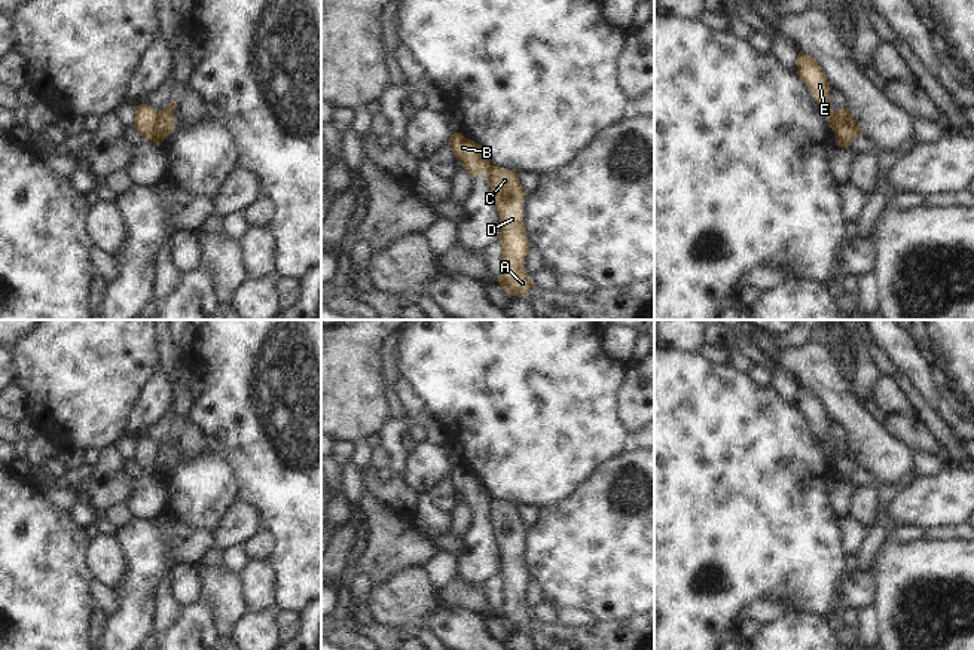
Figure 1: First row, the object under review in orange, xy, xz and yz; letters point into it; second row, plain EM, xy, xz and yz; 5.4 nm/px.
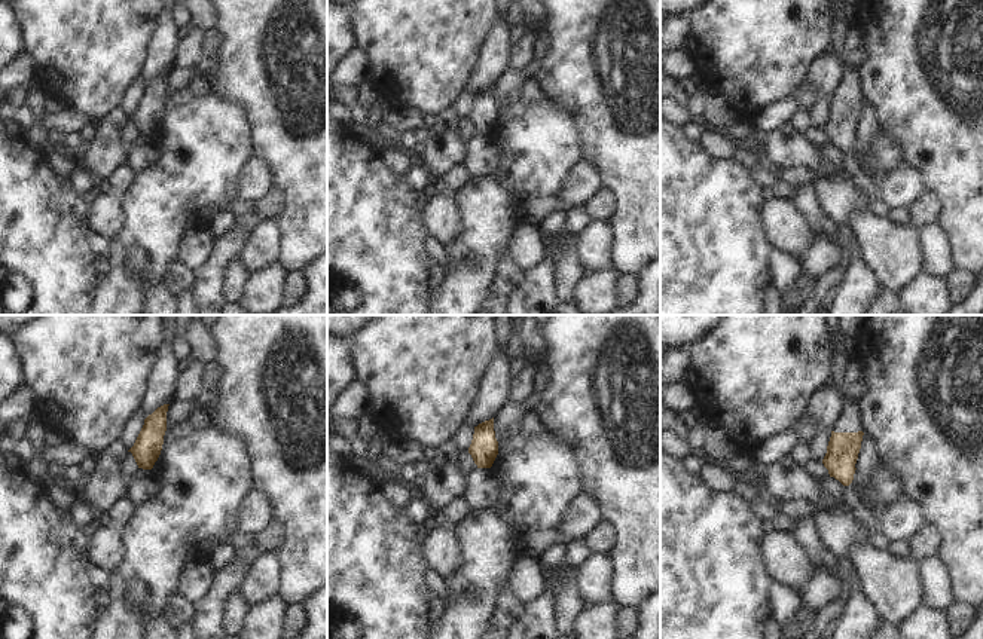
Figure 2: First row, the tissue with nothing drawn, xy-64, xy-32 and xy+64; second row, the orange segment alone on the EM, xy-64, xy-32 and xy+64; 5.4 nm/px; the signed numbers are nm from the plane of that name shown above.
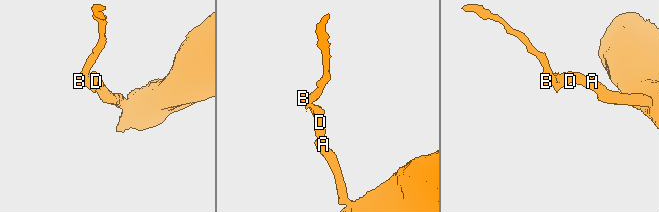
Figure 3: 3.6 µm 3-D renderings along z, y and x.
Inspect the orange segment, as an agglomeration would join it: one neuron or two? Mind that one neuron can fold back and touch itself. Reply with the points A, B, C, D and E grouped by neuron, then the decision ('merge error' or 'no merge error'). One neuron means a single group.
A C D / B E; merge error

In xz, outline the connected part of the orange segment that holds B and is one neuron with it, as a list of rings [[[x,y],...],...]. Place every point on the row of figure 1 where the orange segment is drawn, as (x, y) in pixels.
[[[455,132],[451,135],[449,144],[454,156],[462,162],[462,167],[467,170],[471,180],[482,173],[488,181],[492,164],[477,143],[464,137],[461,132]]]

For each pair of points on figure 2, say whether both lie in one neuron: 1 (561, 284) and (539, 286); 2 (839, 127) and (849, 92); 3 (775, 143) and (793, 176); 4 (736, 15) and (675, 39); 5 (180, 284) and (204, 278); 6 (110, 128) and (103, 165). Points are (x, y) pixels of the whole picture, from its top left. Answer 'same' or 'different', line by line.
1: different
2: same
3: different
4: different
5: different
6: same

